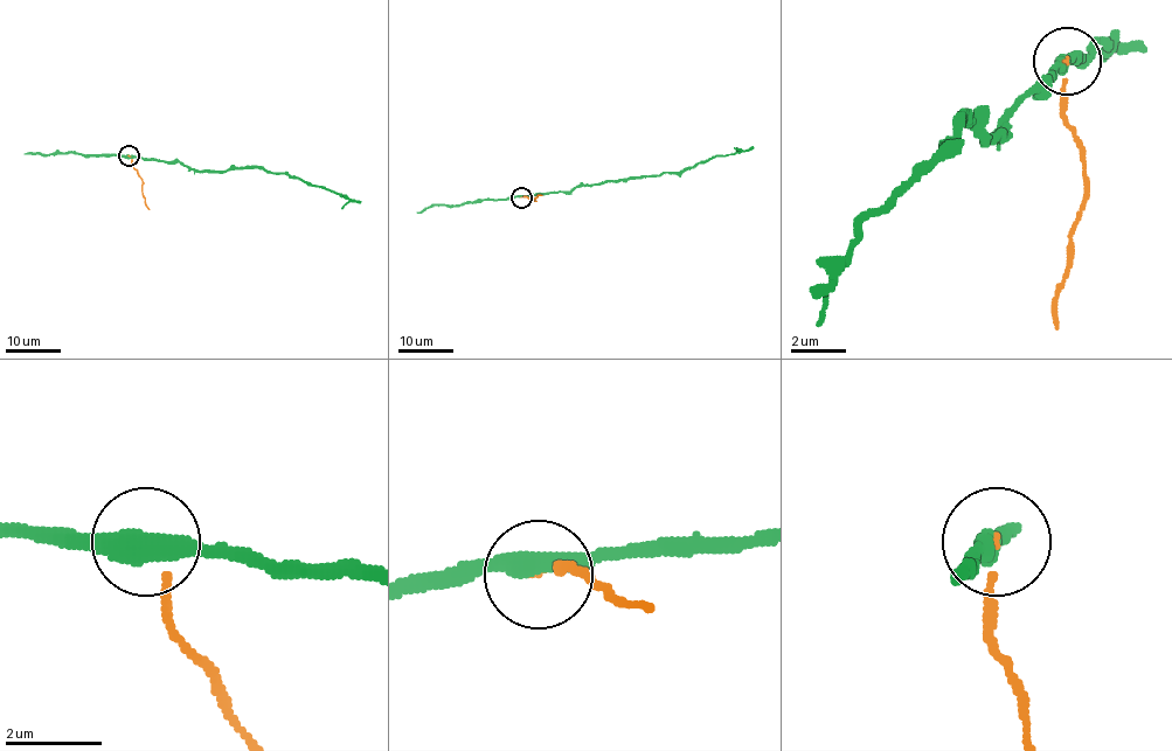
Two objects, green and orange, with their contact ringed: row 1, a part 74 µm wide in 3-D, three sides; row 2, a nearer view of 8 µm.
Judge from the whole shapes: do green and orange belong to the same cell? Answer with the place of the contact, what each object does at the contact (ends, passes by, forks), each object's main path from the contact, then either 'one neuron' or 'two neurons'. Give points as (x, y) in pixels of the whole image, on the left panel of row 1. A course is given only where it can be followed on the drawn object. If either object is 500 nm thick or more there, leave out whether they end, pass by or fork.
at (129, 155); green passes by; orange ends there; green runs (130, 155), (179, 161), (198, 171), (264, 168), (360, 202); orange runs (130, 155), (131, 165), (141, 180), (141, 195), (148, 209); two neurons

